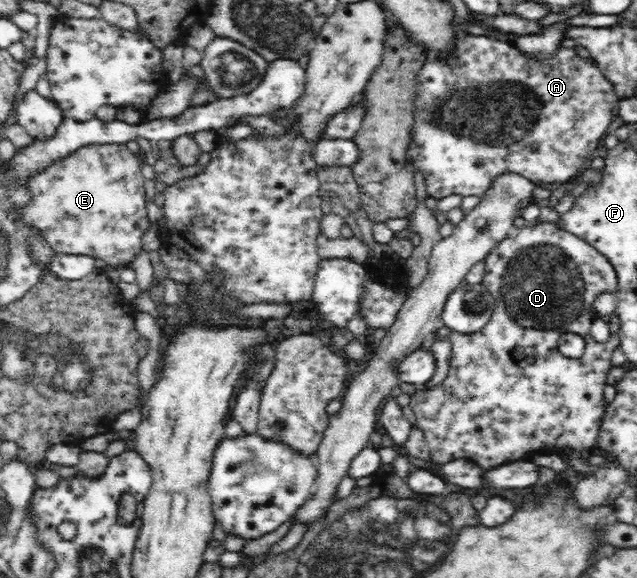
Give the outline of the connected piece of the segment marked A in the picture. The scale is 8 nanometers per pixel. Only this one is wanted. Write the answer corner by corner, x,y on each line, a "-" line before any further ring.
459,29
458,35
458,60
452,64
441,65
440,62
425,62
416,79
416,95
413,102
413,130
411,130
411,142
408,149
408,162
413,167
413,172
419,170
425,179
426,194
430,202
440,198
460,194
461,196
479,196
490,187
491,181
501,173
519,173
534,183
553,183
575,180
576,177
588,165
596,155
596,149
611,126
613,108
617,108
614,102
619,101
611,82
603,77
599,67
591,58
585,60
579,57
574,49
562,47
552,58
547,60
533,60
527,55
515,49
509,42
500,42
487,36
473,36

